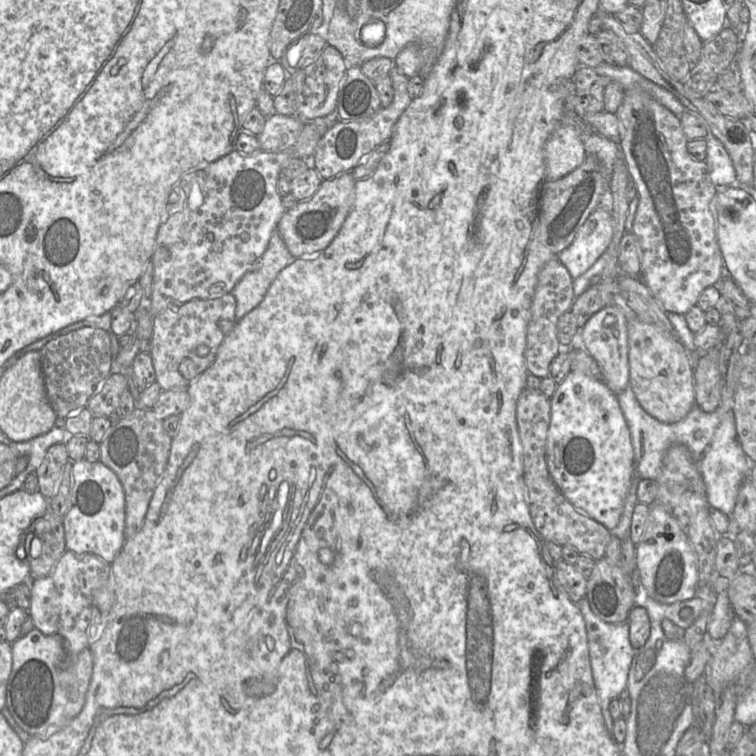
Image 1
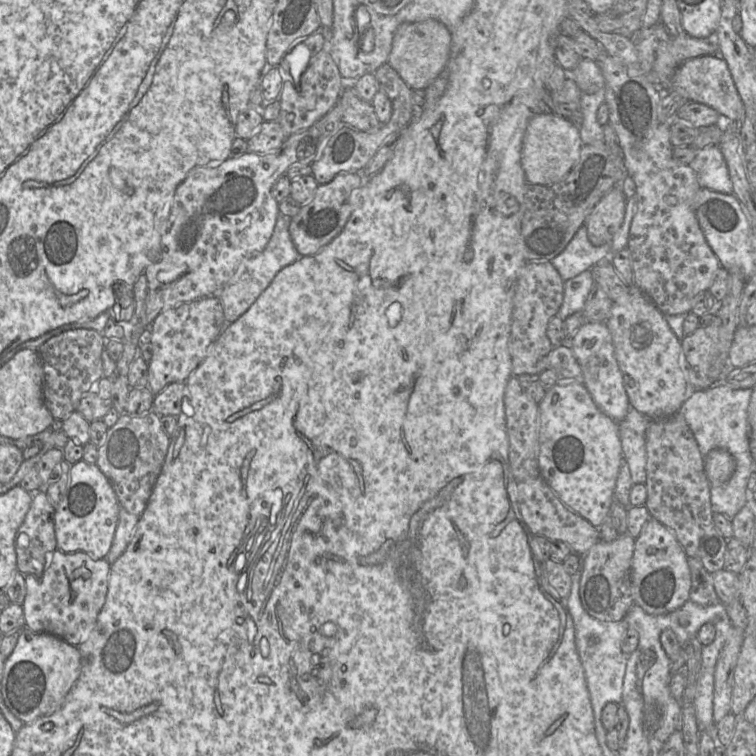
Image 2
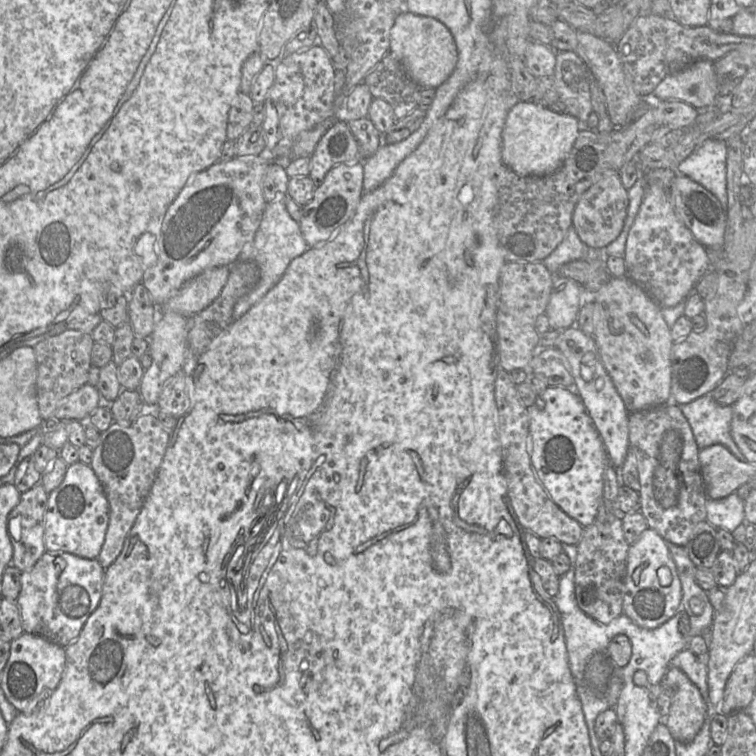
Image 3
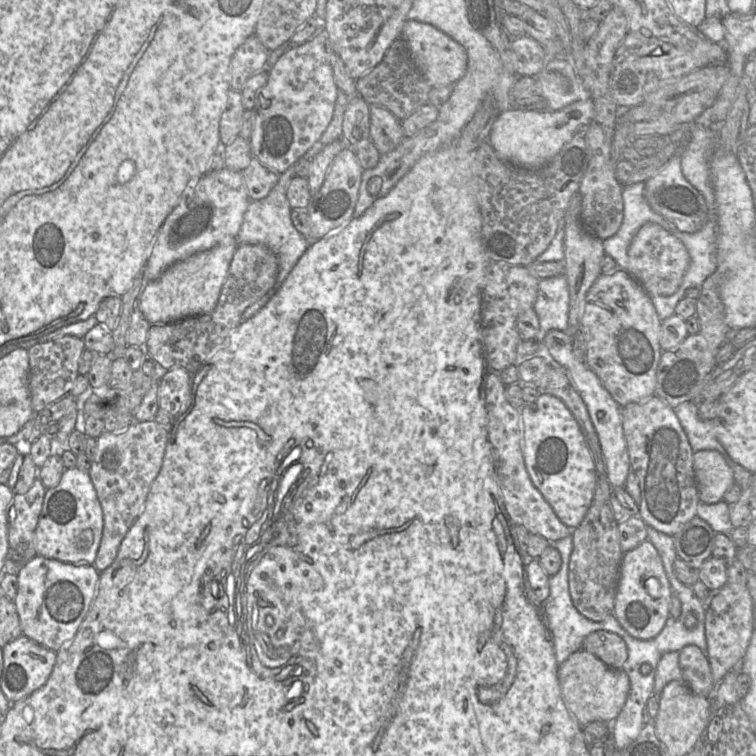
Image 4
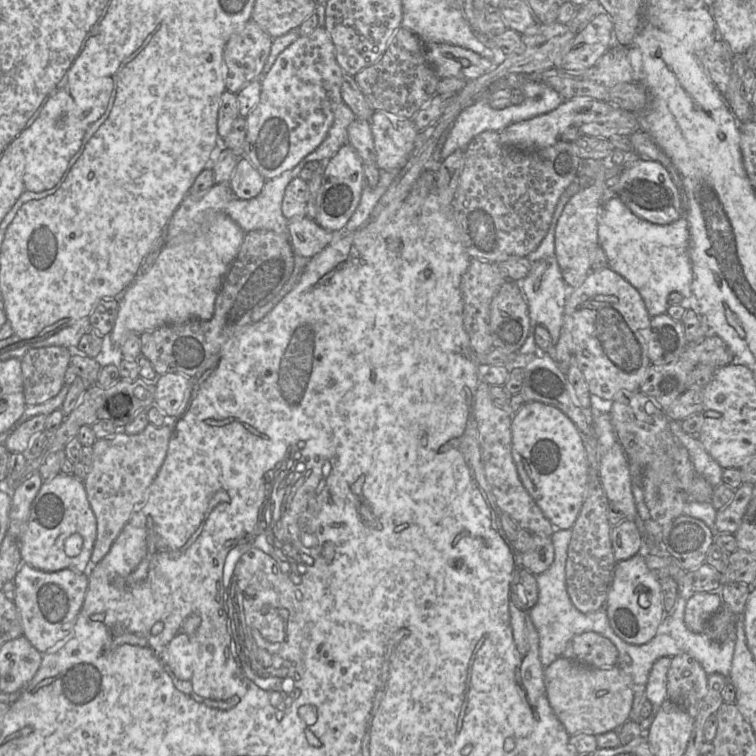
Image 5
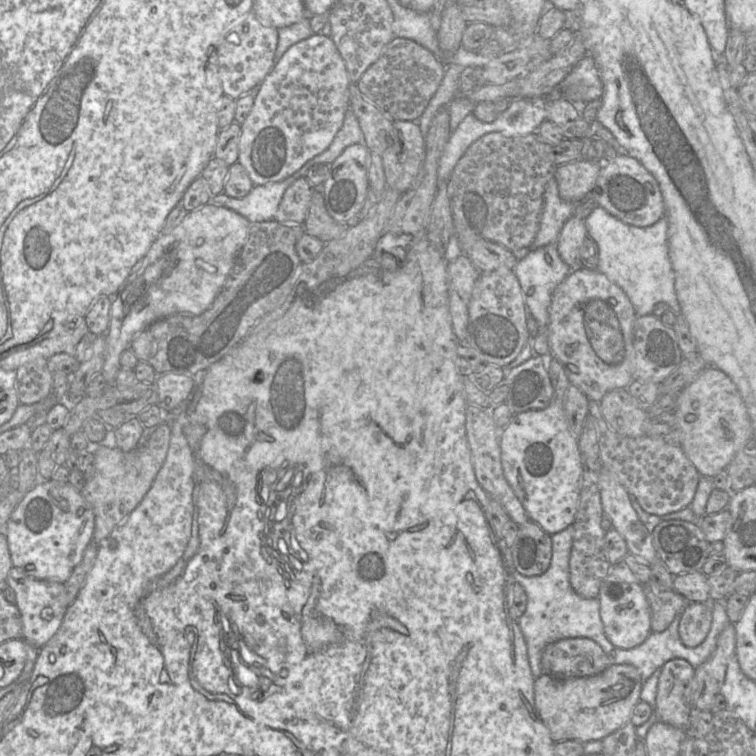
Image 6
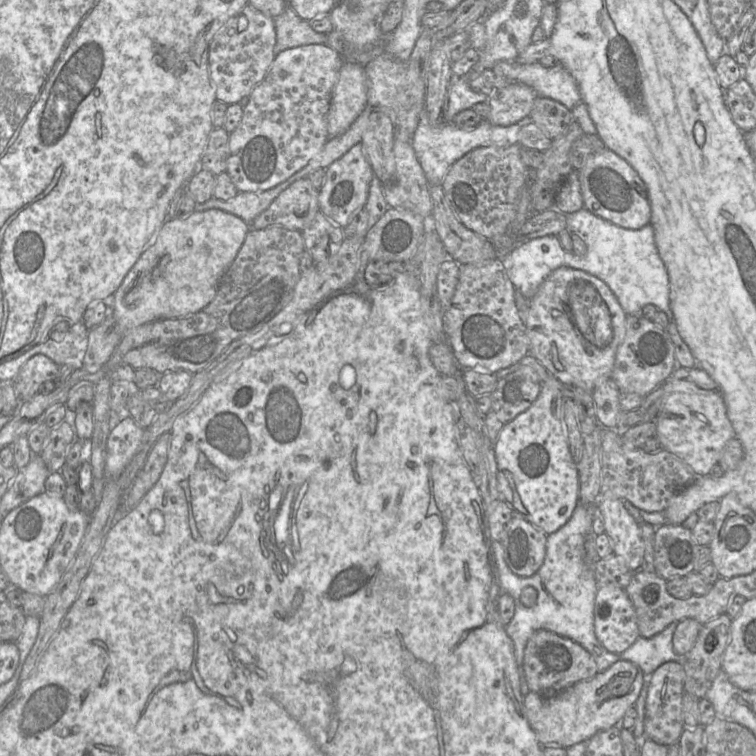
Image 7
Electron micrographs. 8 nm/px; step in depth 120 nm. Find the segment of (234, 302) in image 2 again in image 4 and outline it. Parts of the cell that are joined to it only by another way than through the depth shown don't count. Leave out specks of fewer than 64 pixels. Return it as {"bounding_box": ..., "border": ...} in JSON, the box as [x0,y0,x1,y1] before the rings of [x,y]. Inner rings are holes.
{"bounding_box":[236,165,309,287],"border":[[[295,165],[279,175],[276,185],[260,200],[250,201],[236,237],[240,244],[260,244],[272,251],[278,259],[277,287],[281,285],[309,247],[306,239],[295,228],[291,220],[291,207],[287,199],[287,188],[295,176]]]}

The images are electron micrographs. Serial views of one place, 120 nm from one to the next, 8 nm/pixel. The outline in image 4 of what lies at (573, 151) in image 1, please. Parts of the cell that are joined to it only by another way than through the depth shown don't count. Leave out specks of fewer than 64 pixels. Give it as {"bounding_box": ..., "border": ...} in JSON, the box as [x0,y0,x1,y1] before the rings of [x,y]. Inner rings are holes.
{"bounding_box":[488,97,595,169],"border":[[[589,97],[575,101],[560,110],[538,111],[512,109],[499,114],[488,135],[488,142],[500,158],[515,166],[538,169],[548,163],[575,135],[582,124],[589,124],[595,114]]]}

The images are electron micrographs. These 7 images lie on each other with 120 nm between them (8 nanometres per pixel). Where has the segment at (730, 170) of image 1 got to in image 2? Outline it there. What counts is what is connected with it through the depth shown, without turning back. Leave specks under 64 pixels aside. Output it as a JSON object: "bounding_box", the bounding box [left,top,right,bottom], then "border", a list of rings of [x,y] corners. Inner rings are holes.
{"bounding_box":[688,145,733,194],"border":[[[708,145],[698,150],[688,165],[695,172],[701,188],[733,194],[728,167],[718,145]]]}

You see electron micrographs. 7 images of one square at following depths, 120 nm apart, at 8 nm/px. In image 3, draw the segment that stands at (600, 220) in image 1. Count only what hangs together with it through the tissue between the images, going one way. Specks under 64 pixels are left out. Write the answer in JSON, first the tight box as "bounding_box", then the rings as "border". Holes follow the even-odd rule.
{"bounding_box":[542,226,590,274],"border":[[[571,226],[562,242],[542,262],[553,274],[557,274],[559,268],[568,262],[585,259],[590,248],[582,242],[576,230]]]}

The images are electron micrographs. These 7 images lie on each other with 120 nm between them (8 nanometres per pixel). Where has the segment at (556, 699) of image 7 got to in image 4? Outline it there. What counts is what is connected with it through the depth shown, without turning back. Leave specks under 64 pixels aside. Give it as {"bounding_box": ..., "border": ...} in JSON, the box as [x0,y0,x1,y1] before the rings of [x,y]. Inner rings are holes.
{"bounding_box":[557,649,630,726],"border":[[[584,649],[576,651],[557,666],[557,681],[566,709],[581,726],[593,721],[614,721],[630,690],[630,680],[626,672],[609,667]]]}

